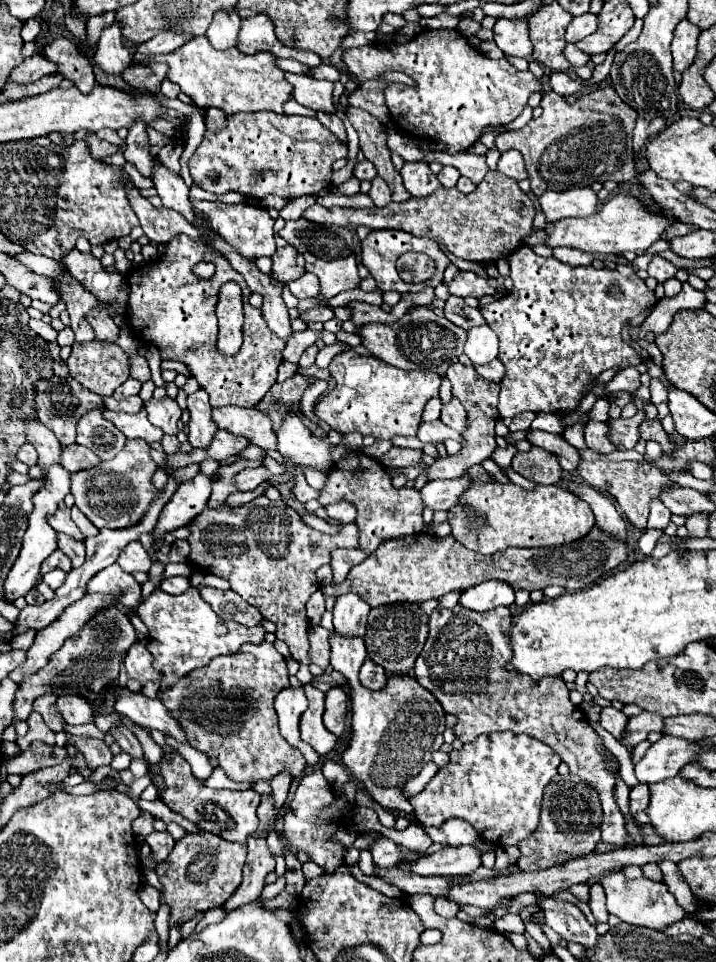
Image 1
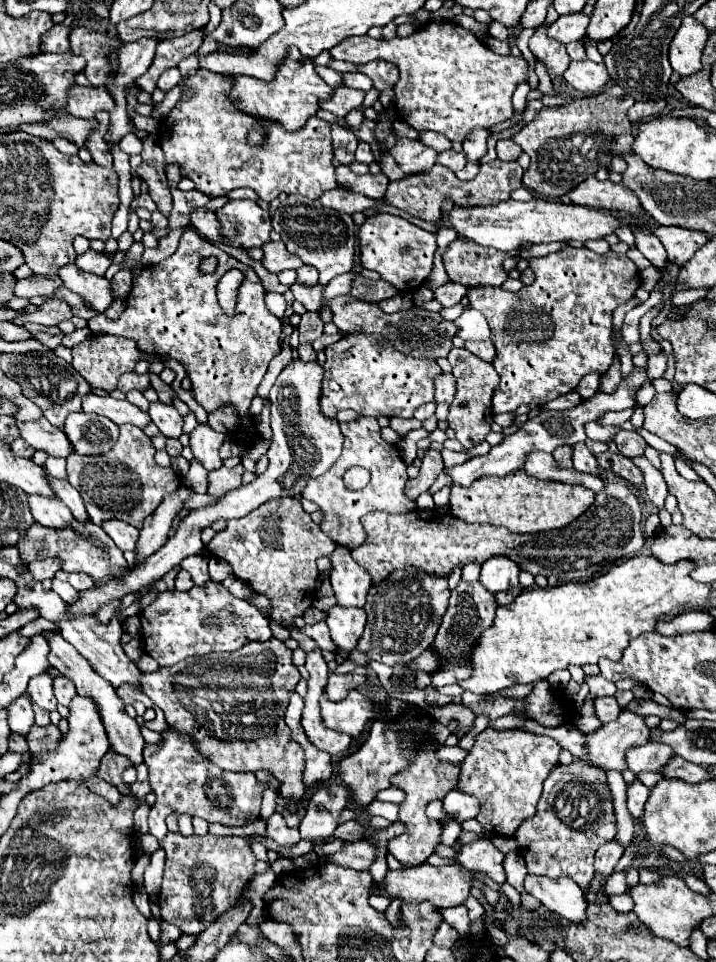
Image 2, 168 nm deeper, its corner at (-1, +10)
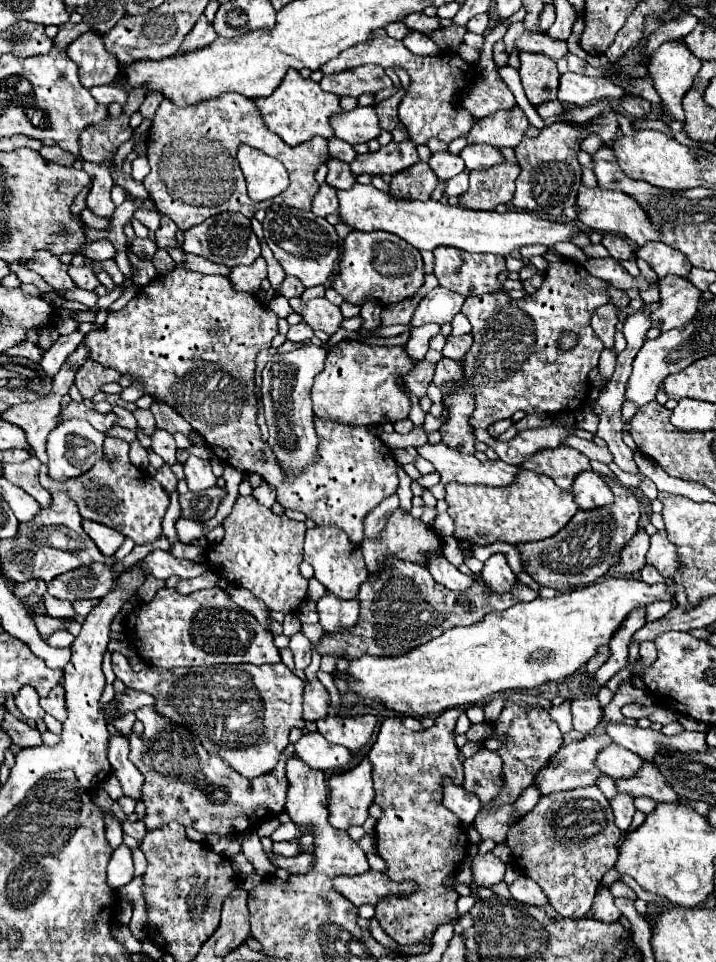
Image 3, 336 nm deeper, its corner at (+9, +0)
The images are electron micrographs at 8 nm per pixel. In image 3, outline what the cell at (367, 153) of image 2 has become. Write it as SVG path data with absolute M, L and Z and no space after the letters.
M332 137L332 139L328 141L328 151L330 151L330 157L342 159L342 161L346 161L346 163L352 163L352 161L358 157L356 151L354 151L354 147L352 147L350 143L344 143L344 141L336 139L336 137Z

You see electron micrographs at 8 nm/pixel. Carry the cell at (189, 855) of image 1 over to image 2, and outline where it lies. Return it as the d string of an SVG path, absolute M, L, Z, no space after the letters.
M168 833L160 847L166 851L166 869L160 889L160 911L166 923L176 925L186 935L202 933L222 913L230 911L244 885L254 875L256 857L250 851L250 841L242 837L216 837L216 835L190 835Z

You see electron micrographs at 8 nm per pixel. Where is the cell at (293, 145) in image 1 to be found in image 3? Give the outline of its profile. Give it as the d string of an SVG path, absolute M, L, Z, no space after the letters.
M222 93L220 97L206 99L188 107L178 107L164 99L158 107L152 129L148 131L148 163L150 173L142 181L156 203L158 211L168 215L178 229L188 231L212 215L224 211L240 211L252 217L254 211L266 209L266 201L252 201L236 161L238 145L252 145L282 161L290 173L290 185L284 193L270 199L272 203L290 205L308 211L320 185L314 179L316 169L328 159L328 139L312 137L306 143L288 147L276 133L272 133L256 113L254 103L240 93Z

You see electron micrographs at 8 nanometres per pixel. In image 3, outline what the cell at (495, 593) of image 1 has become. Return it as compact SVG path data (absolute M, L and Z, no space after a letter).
M500 553L492 555L492 557L484 563L484 569L480 571L480 579L484 581L484 585L486 585L492 593L506 593L506 591L510 591L510 587L516 583L516 577L514 577L512 569L508 567L504 555L500 555Z

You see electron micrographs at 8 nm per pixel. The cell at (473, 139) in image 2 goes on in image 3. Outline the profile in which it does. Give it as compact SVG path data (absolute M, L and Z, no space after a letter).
M516 105L508 111L496 111L484 119L480 119L480 123L476 123L476 127L472 127L472 131L468 131L466 143L468 145L486 143L486 145L492 145L498 149L516 147L522 141L528 125L530 125L528 117Z

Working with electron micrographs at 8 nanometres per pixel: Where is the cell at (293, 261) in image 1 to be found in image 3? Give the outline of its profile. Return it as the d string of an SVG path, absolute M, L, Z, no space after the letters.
M258 257L248 267L234 267L232 273L230 273L230 279L232 279L232 285L238 291L256 293L260 289L262 279L266 279L266 261L264 261L264 257Z

